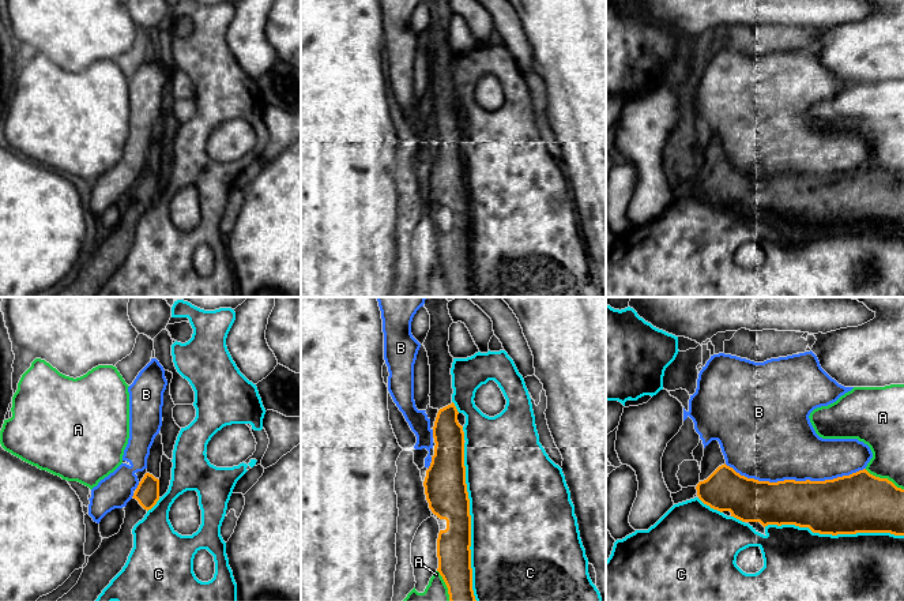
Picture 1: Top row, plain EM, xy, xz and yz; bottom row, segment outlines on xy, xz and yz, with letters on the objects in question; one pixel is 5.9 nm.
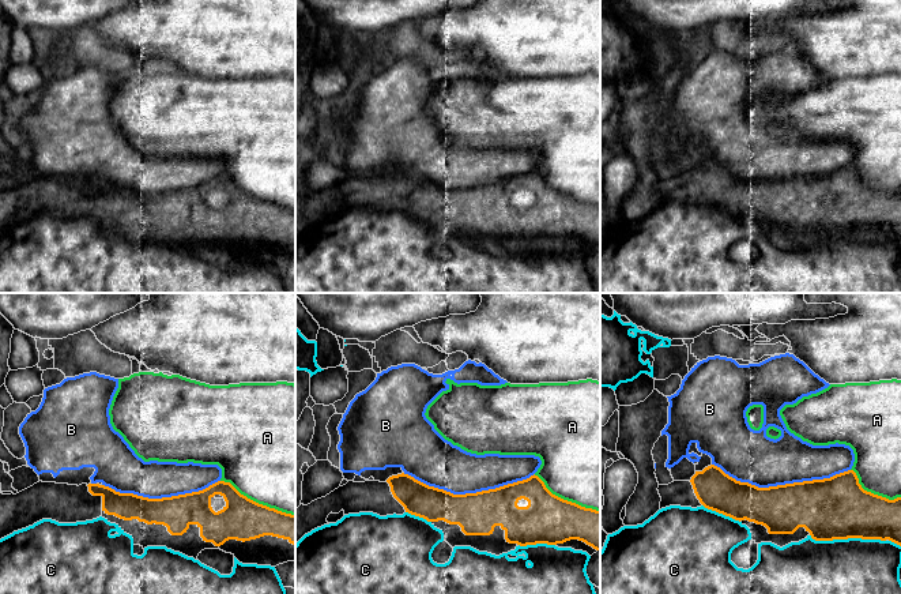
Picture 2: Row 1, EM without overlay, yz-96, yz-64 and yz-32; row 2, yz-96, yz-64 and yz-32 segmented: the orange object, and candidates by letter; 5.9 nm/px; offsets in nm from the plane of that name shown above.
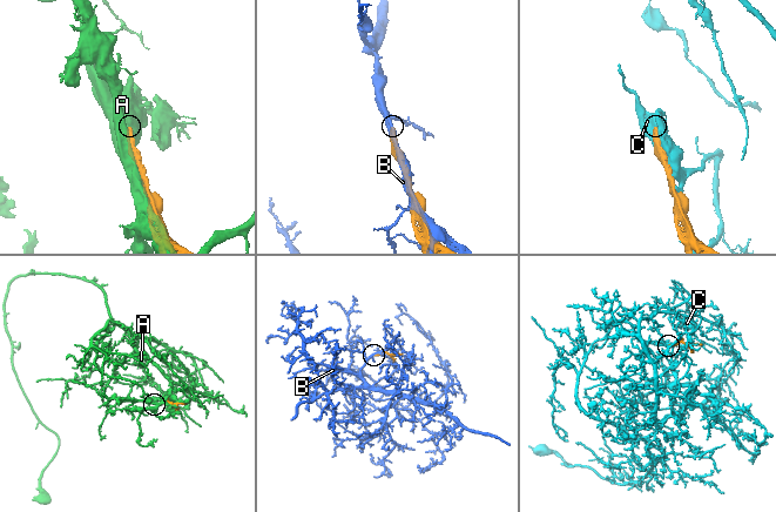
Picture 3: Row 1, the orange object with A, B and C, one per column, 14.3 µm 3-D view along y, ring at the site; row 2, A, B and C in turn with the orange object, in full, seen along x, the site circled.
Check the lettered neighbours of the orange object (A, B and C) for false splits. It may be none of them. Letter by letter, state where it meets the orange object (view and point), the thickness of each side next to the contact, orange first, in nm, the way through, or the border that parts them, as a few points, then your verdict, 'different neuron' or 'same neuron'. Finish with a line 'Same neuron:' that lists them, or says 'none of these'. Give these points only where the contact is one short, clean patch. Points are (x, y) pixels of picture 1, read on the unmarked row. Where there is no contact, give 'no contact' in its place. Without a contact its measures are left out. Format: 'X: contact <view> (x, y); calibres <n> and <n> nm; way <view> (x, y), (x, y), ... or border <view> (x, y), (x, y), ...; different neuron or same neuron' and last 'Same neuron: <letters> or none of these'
A: contact yz (884, 173); calibres 360 and 220 nm; different neuron
B: contact yz (794, 175); calibres 320 and 460 nm; different neuron
C: contact xz (470, 217); calibres 240 and 500 nm; different neuron
Same neuron: none of these

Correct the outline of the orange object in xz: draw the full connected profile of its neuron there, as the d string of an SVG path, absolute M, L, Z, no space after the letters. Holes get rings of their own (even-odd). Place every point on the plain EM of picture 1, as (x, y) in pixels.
M425 0L430 10L430 25L423 37L430 60L430 102L437 104L437 112L433 121L434 150L426 165L423 176L426 195L432 207L447 215L447 224L440 225L437 233L437 266L442 271L451 297L477 297L472 285L471 263L471 210L470 194L466 179L464 161L464 127L457 116L457 104L452 97L452 70L451 63L453 52L449 48L449 22L453 18L448 0Z

